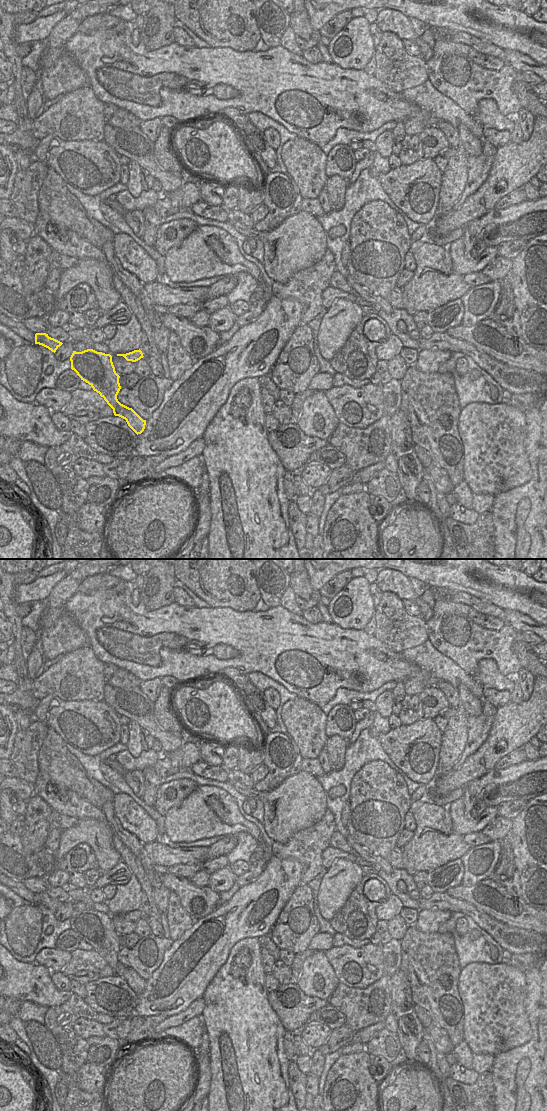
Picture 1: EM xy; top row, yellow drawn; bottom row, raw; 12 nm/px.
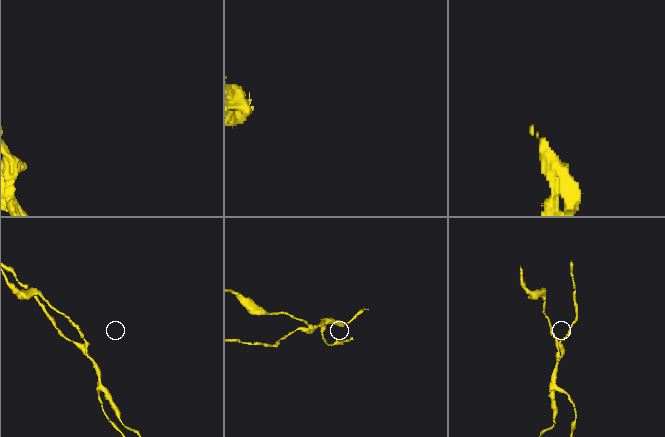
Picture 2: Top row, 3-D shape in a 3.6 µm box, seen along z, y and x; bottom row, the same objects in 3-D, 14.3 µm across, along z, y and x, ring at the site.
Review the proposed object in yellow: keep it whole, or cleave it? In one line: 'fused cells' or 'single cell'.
fused cells

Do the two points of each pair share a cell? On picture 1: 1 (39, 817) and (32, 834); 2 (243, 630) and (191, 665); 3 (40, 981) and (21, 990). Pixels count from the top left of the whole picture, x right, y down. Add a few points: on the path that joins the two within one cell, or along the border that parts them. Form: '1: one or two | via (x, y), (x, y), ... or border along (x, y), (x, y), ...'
1: one | via (38, 821), (35, 830)
2: one | via (244, 650), (244, 656), (239, 660), (211, 661)
3: one | via (35, 981), (29, 982), (26, 985)

